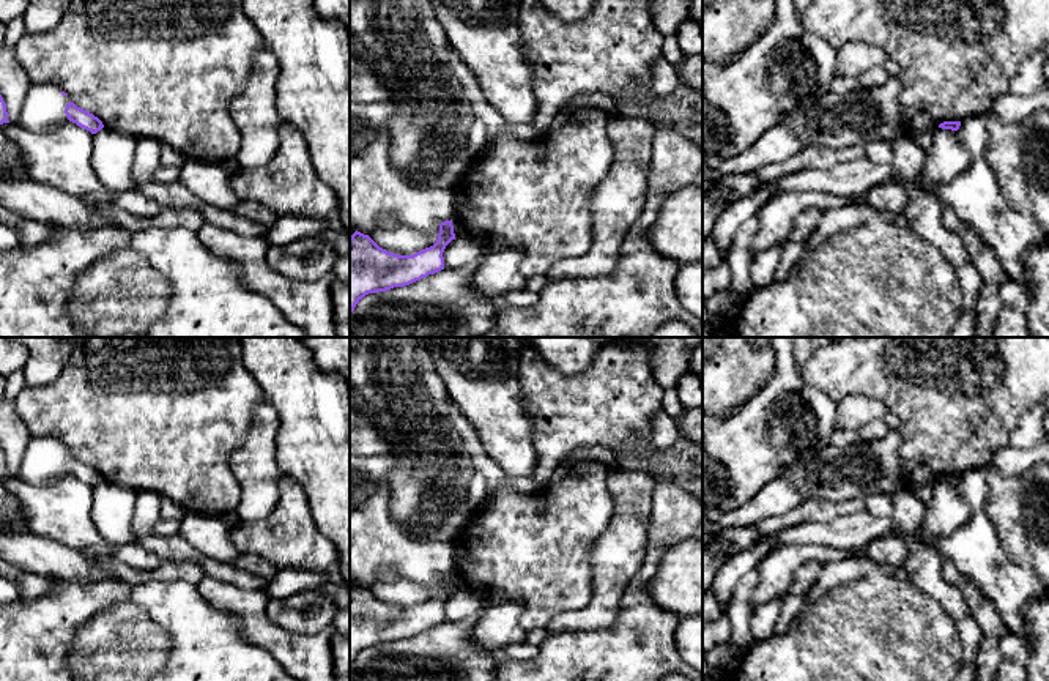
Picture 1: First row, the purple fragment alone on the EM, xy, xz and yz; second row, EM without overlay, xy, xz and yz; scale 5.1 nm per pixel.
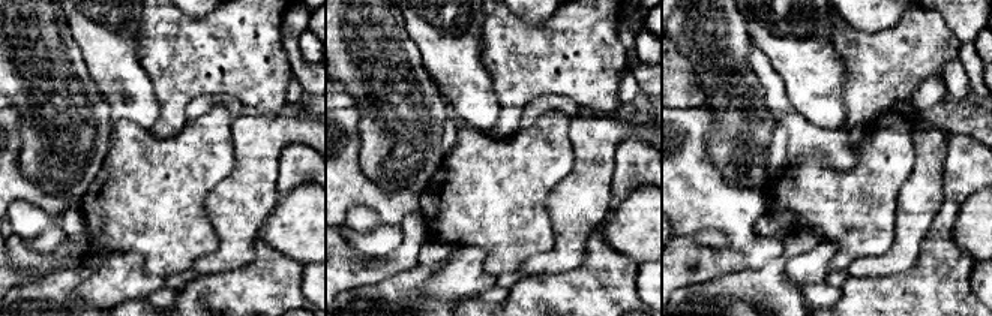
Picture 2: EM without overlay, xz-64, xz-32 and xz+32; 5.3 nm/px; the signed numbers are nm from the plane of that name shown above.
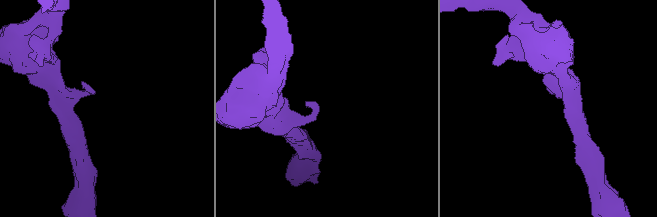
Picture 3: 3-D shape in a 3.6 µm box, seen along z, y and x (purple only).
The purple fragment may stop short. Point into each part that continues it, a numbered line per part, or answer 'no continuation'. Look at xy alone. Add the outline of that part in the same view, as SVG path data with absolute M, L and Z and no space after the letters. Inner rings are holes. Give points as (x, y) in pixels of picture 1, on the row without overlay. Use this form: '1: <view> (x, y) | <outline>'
1: xy (44, 459) | M32 438L24 452L17 478L32 486L46 484L68 471L65 467L68 456L69 451L63 449L57 438Z

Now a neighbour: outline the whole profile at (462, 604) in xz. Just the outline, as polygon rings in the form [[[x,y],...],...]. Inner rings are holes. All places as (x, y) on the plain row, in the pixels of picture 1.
[[[455,591],[446,599],[443,610],[444,621],[455,623],[469,616],[477,616],[482,610],[482,602],[479,596],[471,591]]]

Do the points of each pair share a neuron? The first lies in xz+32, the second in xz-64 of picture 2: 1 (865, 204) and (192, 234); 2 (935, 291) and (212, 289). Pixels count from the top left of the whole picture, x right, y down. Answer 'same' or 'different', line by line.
1: same
2: same

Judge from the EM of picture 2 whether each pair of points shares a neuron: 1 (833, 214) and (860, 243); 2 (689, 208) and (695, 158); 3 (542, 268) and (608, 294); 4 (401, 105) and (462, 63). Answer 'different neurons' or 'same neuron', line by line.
1: same neuron
2: same neuron
3: different neurons
4: different neurons

